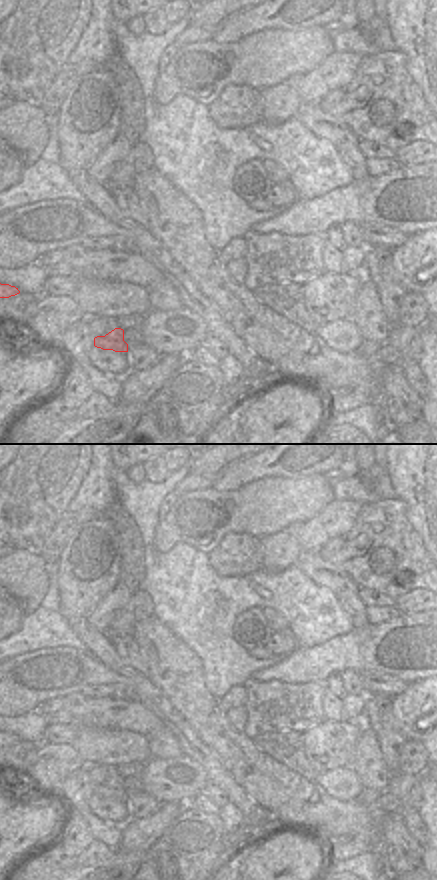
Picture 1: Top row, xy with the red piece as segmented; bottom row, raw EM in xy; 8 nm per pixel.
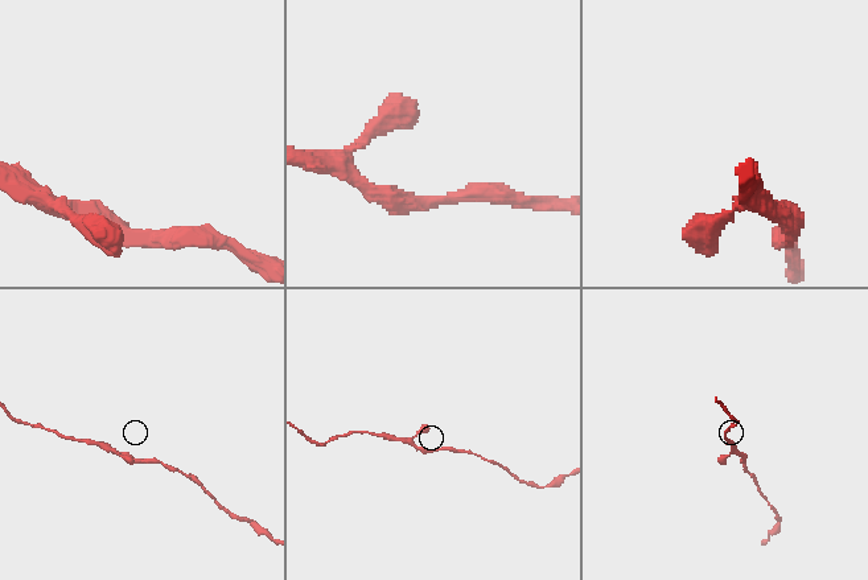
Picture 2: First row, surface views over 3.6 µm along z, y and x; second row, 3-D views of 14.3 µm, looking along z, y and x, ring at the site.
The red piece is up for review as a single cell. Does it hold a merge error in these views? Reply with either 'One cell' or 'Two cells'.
One cell

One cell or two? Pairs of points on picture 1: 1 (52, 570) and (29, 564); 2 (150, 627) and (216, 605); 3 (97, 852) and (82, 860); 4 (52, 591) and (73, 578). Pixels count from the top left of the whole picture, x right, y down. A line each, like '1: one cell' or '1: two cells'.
1: two cells
2: two cells
3: one cell
4: two cells

